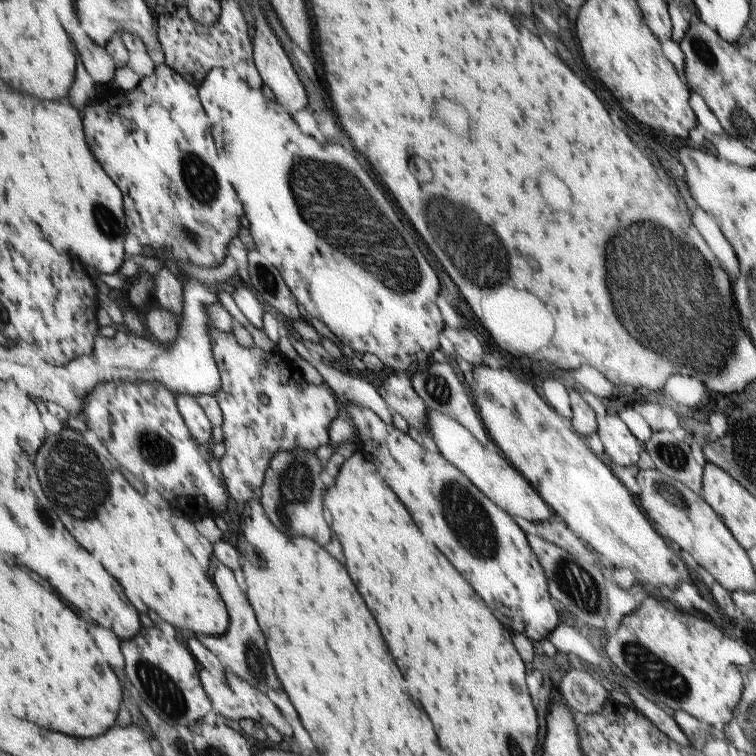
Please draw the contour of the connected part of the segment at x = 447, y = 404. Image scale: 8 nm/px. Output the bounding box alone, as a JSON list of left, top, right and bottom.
[411,362,488,445]

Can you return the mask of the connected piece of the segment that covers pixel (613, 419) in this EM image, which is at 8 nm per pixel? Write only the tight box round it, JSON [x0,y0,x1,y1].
[597,416,642,467]

